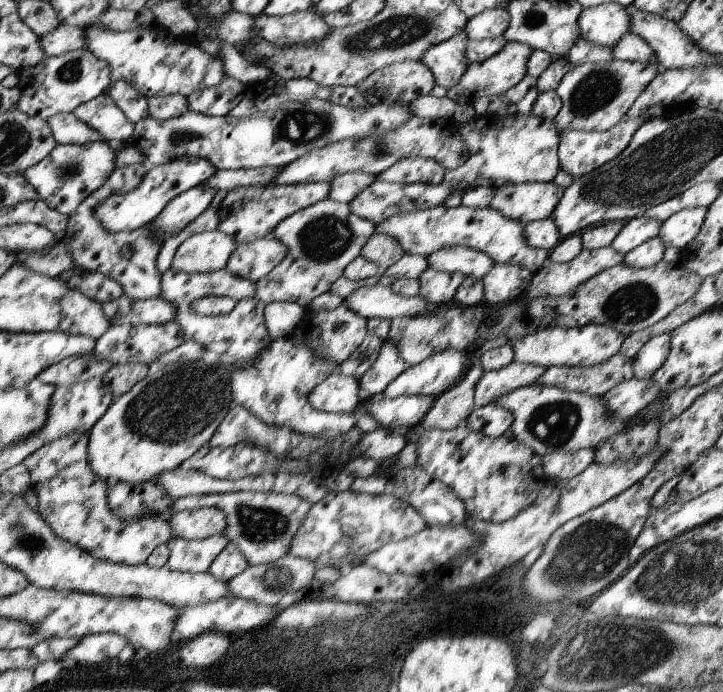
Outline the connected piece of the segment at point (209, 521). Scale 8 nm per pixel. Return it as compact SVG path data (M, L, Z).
M201 507L172 513L168 523L173 537L201 540L223 533L226 516L219 508Z

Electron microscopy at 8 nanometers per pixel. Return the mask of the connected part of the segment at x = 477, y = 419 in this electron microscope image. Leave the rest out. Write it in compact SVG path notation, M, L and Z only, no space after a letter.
M486 404L483 406L473 406L473 410L467 414L464 423L473 430L483 434L485 438L499 438L509 428L511 424L511 412L495 406Z

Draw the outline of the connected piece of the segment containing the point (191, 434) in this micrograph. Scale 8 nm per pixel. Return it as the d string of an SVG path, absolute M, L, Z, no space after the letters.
M200 359L153 367L145 378L136 382L125 394L114 397L109 408L87 433L87 462L95 478L110 482L135 484L152 480L163 470L181 467L201 446L207 445L211 435L231 405L230 373L221 365L206 364Z

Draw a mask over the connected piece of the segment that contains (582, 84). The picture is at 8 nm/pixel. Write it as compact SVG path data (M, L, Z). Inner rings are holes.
M611 58L609 62L587 62L587 64L571 67L554 90L561 101L557 114L552 118L556 131L558 133L569 130L604 131L615 126L624 119L631 104L660 71L657 62L633 62L631 60L617 60L617 58Z

